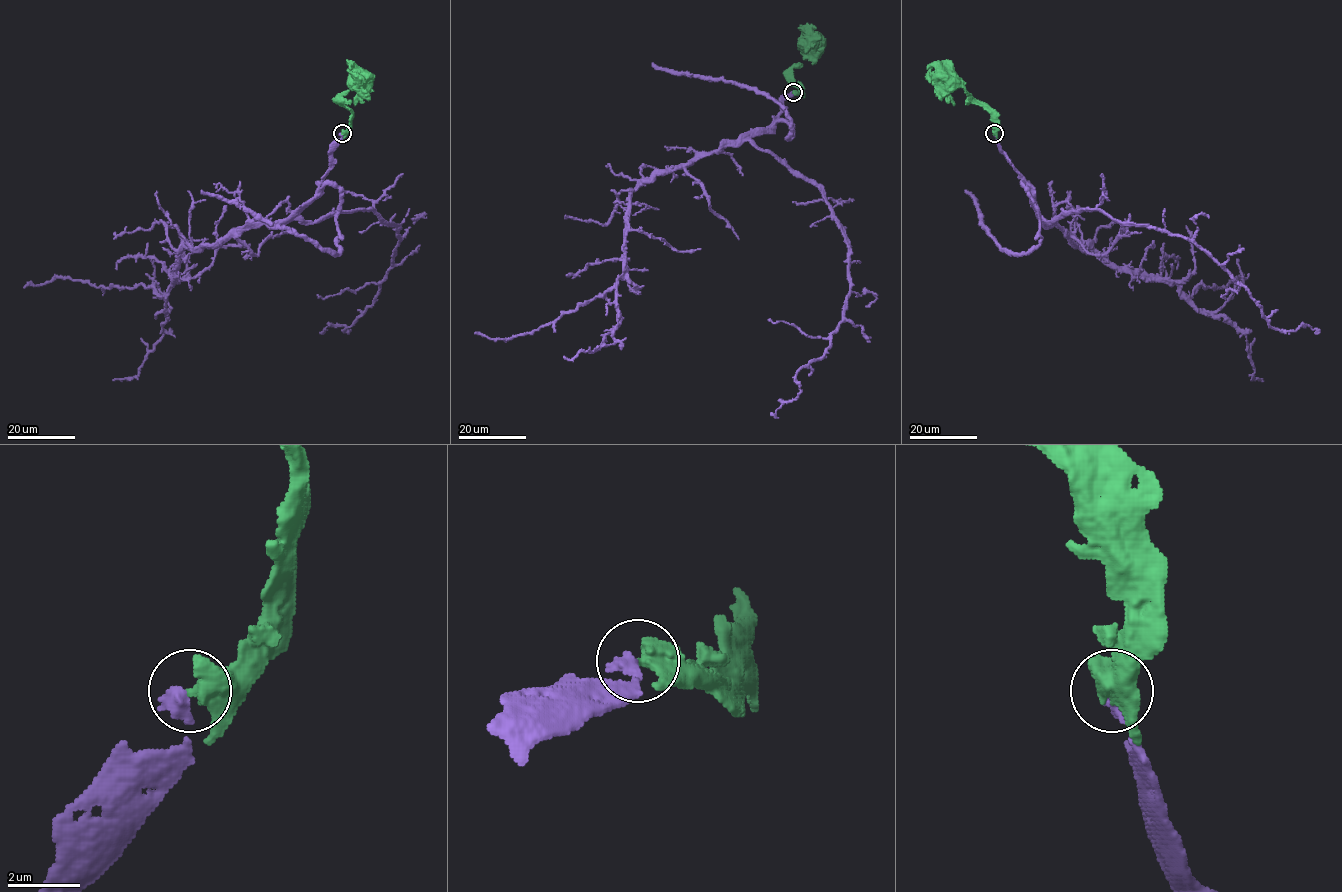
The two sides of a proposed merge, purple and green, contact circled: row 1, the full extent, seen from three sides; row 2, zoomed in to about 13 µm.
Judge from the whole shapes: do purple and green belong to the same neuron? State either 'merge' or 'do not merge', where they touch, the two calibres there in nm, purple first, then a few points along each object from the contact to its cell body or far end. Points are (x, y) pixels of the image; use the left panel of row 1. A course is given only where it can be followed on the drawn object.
merge; at (342, 133); 400 nm thick on the purple side, 460 nm on the other; purple runs (341, 133), (317, 193), (296, 214), (183, 247), (162, 296), (141, 284), (68, 278), (23, 288); green runs (342, 133), (349, 125), (351, 112), (341, 104), (341, 97), (358, 80)

